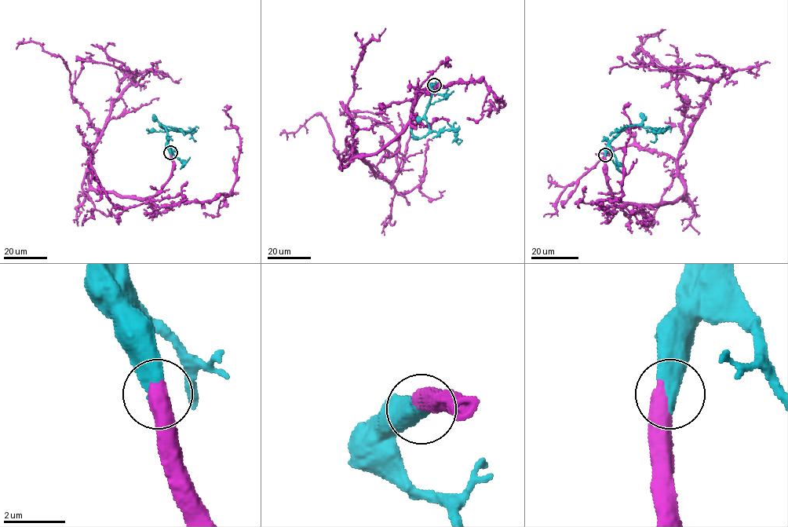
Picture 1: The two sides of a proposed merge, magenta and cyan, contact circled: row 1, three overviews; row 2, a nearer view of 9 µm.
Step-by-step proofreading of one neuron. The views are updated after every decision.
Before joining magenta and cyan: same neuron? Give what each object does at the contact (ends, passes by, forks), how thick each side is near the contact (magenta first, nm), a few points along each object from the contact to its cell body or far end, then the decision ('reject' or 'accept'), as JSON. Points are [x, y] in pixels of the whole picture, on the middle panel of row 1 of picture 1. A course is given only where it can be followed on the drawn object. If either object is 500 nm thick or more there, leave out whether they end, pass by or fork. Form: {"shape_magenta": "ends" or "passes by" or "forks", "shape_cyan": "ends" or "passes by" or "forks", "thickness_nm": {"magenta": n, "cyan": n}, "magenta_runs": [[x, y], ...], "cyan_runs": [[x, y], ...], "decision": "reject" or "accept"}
{"thickness_nm": {"magenta": 600, "cyan": 650}, "magenta_runs": [[434, 85], [393, 139], [375, 152], [352, 155], [390, 181], [399, 169], [399, 135], [378, 115], [340, 108]], "cyan_runs": [[434, 85], [425, 113], [428, 126], [439, 132], [454, 129], [455, 140], [459, 143], [462, 140]], "decision": "accept"}

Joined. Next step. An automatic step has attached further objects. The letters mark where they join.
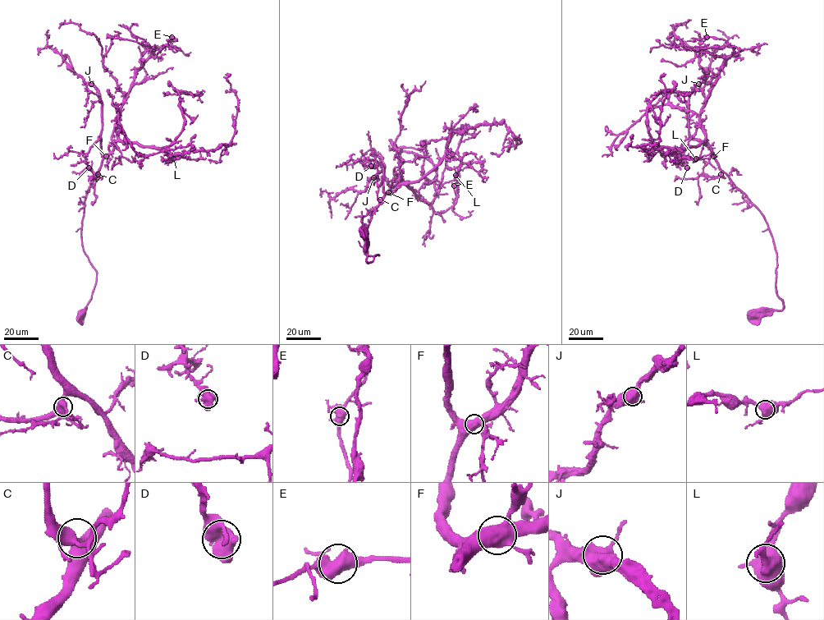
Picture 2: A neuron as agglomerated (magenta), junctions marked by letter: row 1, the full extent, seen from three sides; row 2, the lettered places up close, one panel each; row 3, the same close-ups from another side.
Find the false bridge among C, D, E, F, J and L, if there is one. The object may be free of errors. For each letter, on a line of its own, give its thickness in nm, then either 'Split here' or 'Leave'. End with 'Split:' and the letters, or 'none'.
C: Thickness 400 nm. Leave
D: Thickness 600 nm. Leave
E: Thickness 600 nm. Leave
F: Thickness 650 nm. Leave
J: Thickness 650 nm. Leave
L: Thickness 700 nm. Leave
Split: none

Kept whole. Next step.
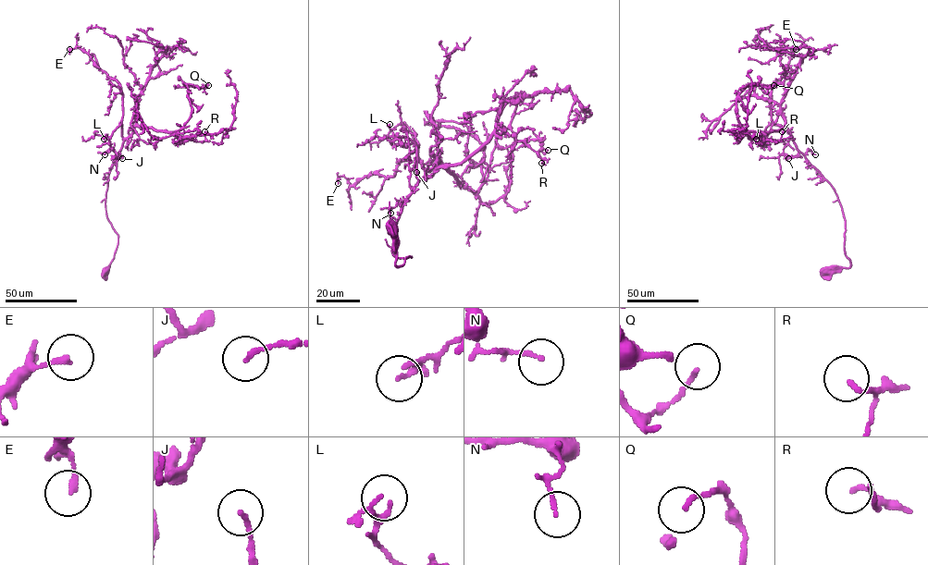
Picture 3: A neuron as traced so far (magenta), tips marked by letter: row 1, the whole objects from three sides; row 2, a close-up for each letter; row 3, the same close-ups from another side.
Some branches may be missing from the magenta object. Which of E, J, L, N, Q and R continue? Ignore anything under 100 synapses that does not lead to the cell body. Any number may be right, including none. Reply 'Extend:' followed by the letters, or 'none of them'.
Extend: none of them

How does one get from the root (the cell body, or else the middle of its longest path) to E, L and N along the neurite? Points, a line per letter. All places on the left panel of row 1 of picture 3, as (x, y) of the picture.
E: (107, 271), (117, 242), (105, 199), (108, 172), (123, 141), (122, 92), (87, 54), (77, 46), (69, 49)
L: (107, 271), (118, 235), (107, 216), (105, 194), (108, 172), (123, 142), (122, 125), (104, 139)
N: (107, 271), (114, 258), (118, 235), (107, 217), (105, 206), (108, 172), (116, 155), (110, 150), (105, 154)

